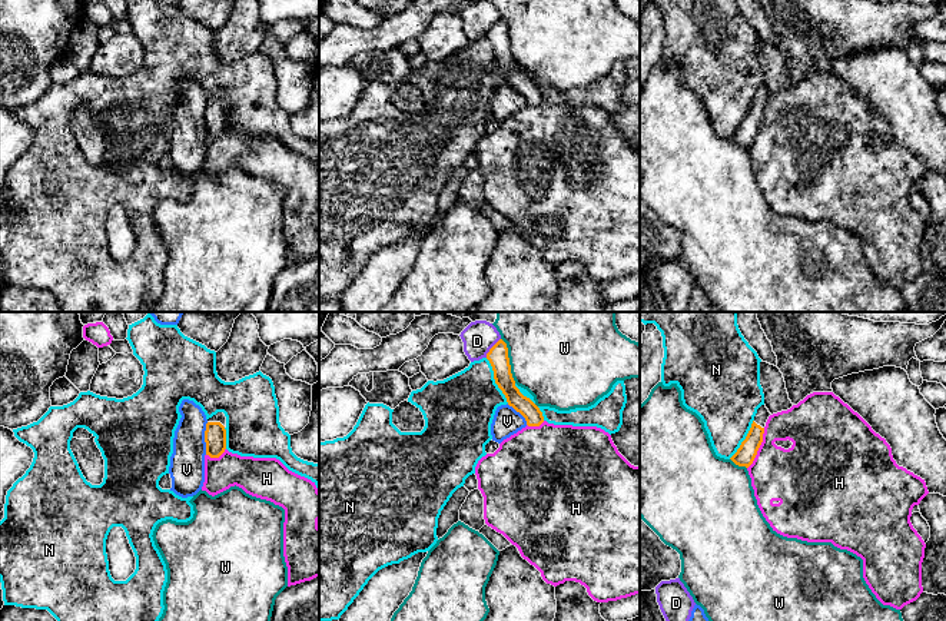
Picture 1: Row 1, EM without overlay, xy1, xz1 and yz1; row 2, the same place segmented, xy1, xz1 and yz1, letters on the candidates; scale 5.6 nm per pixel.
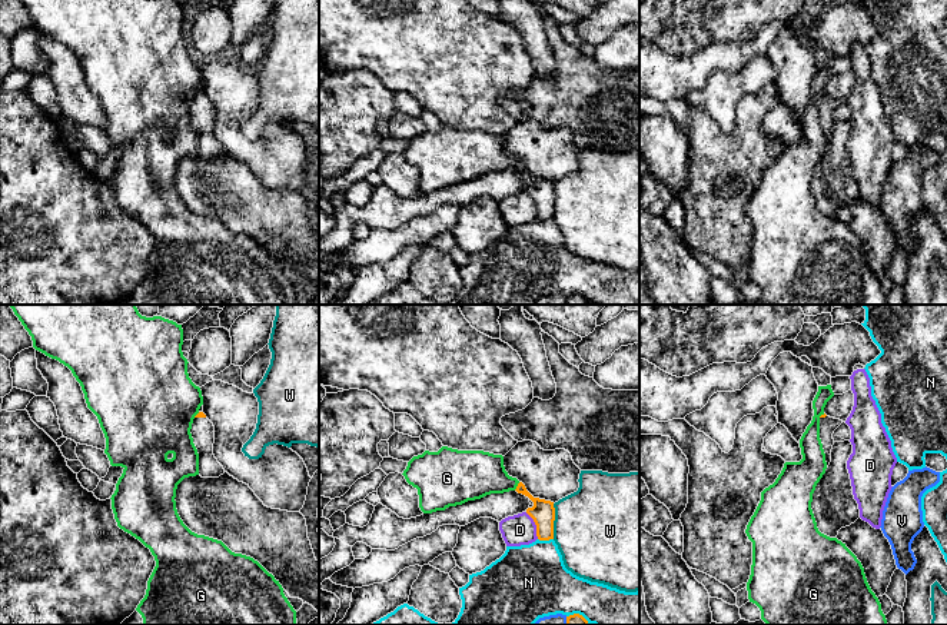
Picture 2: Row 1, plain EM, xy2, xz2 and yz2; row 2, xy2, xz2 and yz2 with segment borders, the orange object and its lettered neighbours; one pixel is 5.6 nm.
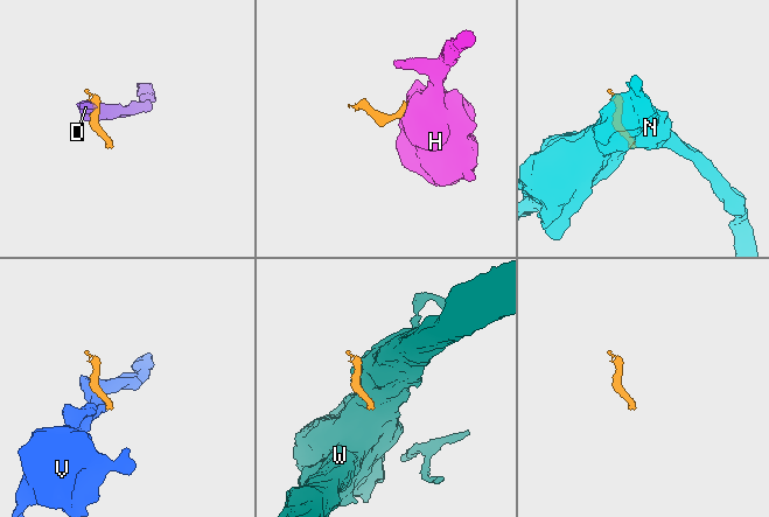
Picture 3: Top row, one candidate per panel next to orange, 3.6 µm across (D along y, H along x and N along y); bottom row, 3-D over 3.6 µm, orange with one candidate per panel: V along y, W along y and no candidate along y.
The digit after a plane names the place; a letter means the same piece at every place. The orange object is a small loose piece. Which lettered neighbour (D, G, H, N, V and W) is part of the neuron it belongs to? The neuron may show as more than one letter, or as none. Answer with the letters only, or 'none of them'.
none of them

